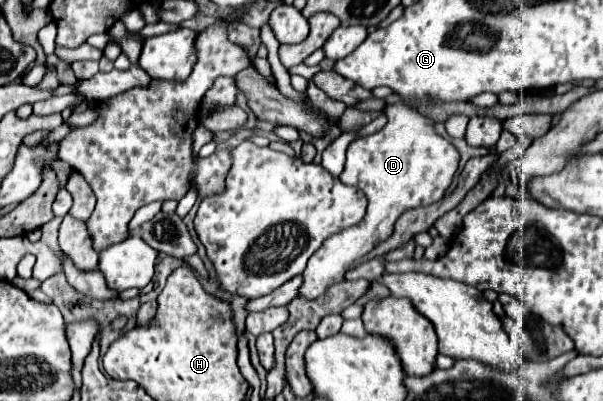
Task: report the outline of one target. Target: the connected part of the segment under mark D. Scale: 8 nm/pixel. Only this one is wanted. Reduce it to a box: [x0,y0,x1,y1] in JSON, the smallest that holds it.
[299,103,459,299]

